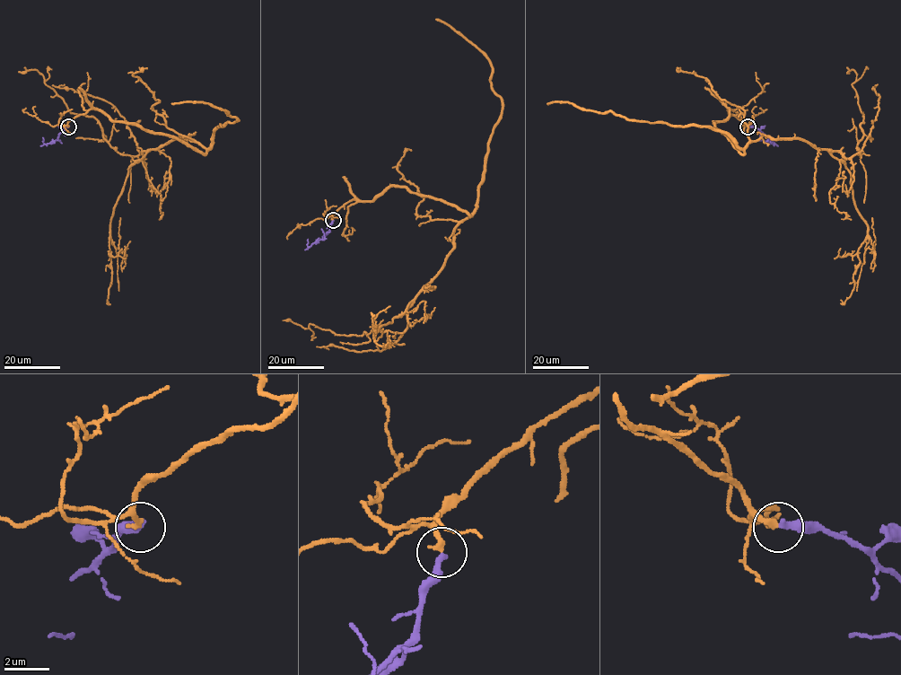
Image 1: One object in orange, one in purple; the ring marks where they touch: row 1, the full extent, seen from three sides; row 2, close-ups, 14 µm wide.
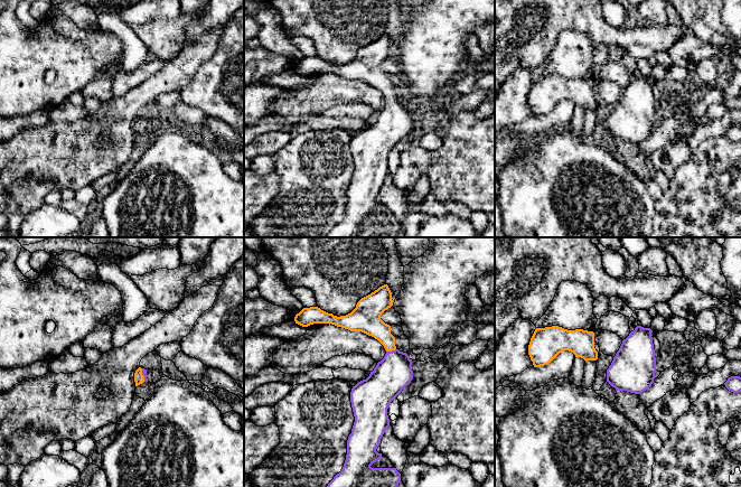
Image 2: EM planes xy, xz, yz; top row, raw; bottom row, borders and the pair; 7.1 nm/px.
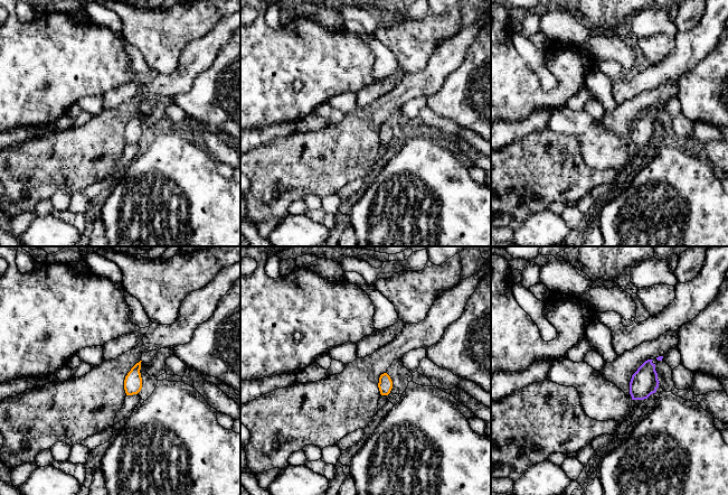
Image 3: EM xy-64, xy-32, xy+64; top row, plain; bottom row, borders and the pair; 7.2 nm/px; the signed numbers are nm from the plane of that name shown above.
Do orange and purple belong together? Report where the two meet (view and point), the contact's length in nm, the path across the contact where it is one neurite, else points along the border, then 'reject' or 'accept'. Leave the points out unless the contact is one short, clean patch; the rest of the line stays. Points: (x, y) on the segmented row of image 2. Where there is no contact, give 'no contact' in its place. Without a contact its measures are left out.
meets orange in xz at (391, 350); contact 80 nm long; runs through xz (371, 324), (388, 342), (391, 350), (393, 373); accept

